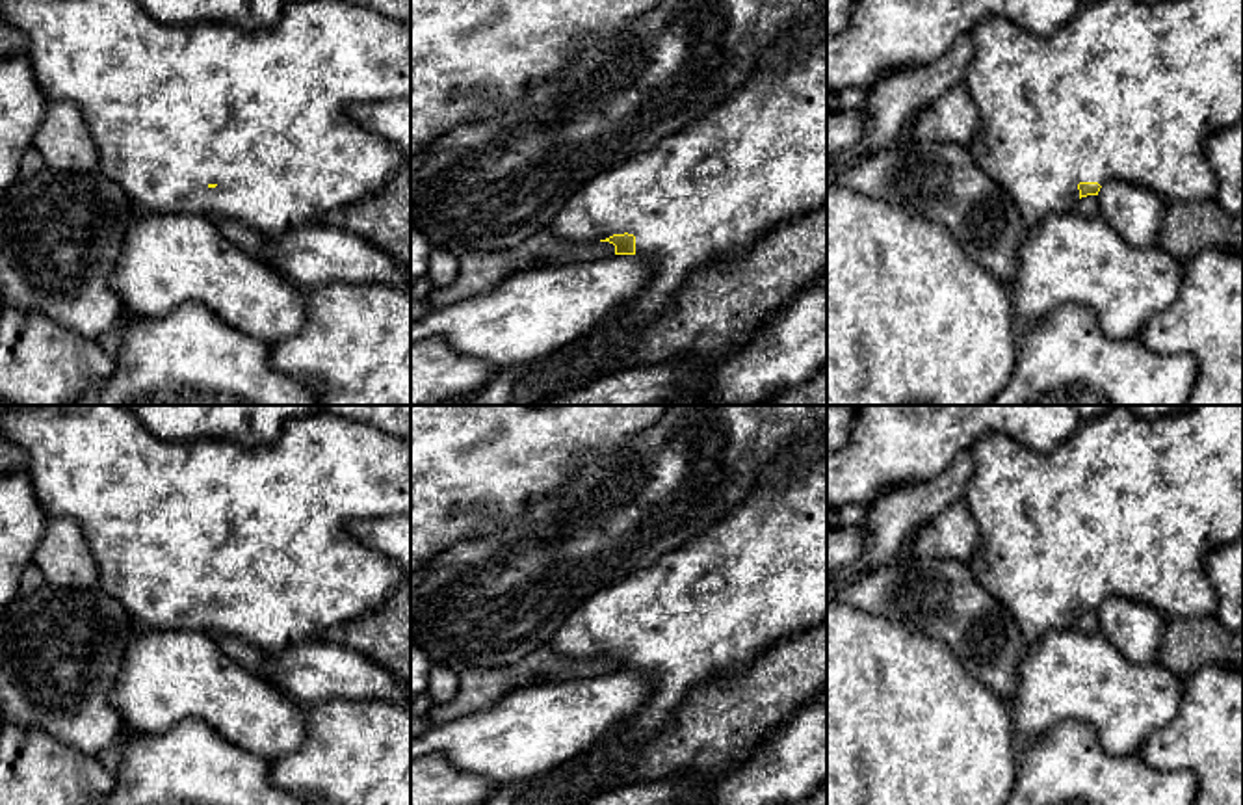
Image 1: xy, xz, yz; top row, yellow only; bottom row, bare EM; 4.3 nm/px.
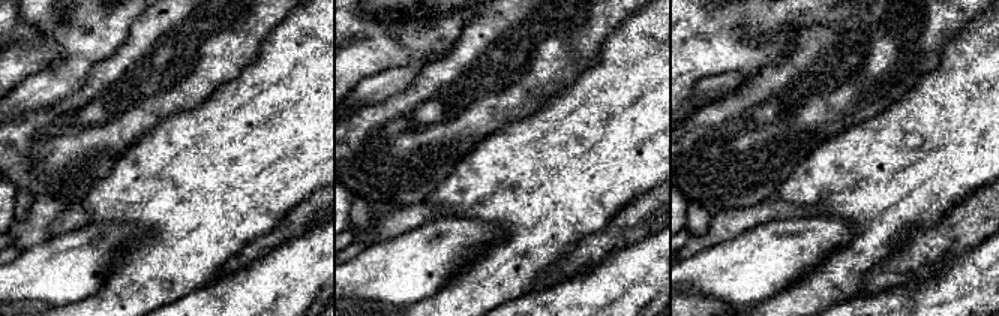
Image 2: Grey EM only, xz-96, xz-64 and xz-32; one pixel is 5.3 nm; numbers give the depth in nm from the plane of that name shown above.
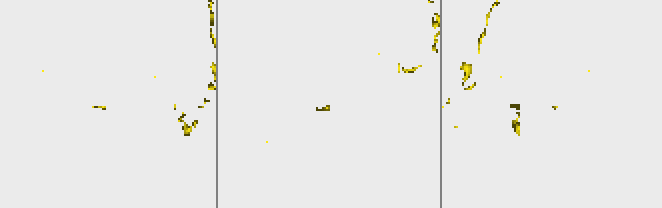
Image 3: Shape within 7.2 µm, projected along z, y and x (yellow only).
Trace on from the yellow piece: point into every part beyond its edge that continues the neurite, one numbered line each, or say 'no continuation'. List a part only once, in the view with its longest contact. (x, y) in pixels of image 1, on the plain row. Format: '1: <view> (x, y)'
1: xz (758, 573)

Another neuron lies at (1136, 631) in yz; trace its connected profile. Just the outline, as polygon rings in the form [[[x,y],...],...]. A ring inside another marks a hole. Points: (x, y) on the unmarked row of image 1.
[[[1120,595],[1106,599],[1098,608],[1100,630],[1130,662],[1156,660],[1165,630],[1165,615]]]

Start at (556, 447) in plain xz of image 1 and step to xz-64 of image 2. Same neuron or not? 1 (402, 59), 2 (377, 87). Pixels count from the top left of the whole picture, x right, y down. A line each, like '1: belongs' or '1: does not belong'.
1: belongs
2: does not belong

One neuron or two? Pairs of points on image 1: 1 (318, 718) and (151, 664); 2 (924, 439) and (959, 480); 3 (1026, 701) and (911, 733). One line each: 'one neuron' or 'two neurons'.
1: two neurons
2: two neurons
3: two neurons

